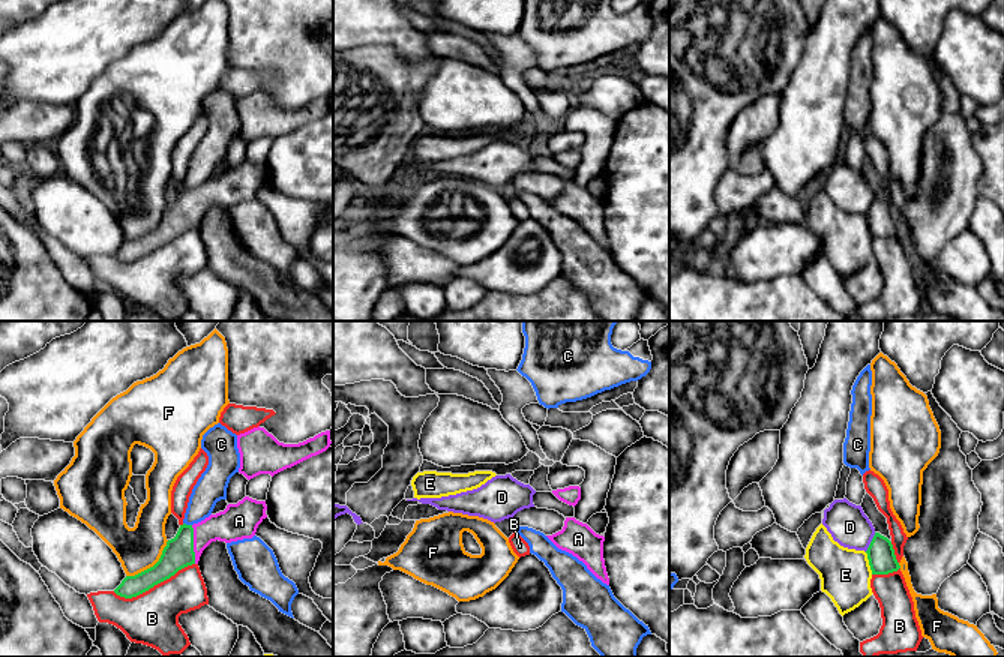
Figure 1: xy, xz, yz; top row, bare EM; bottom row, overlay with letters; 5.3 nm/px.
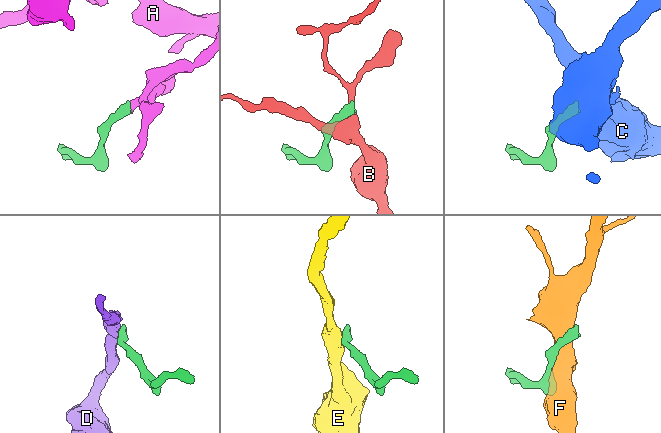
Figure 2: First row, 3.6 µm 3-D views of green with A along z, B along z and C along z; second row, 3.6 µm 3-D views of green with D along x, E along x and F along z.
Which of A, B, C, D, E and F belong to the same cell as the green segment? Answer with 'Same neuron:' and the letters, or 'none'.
Same neuron: A

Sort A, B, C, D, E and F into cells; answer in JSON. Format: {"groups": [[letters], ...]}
{"groups": [["A"], ["B"], ["C"], ["D"], ["E"], ["F"]]}

